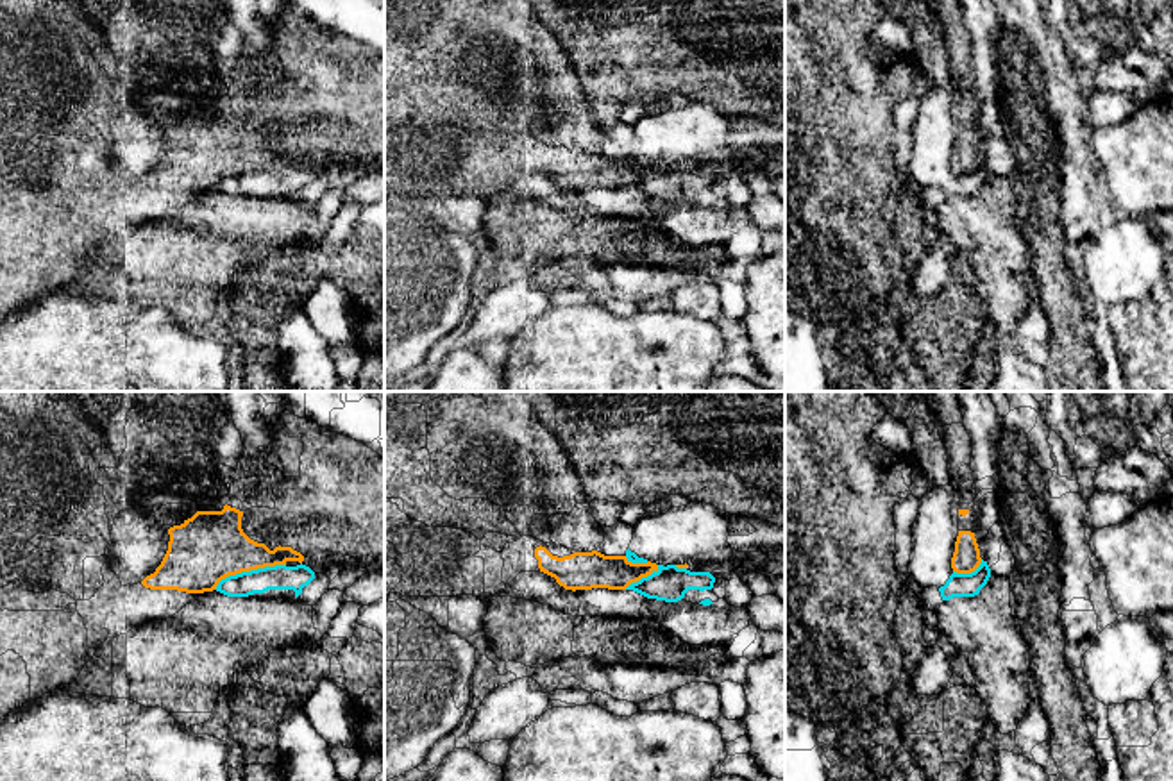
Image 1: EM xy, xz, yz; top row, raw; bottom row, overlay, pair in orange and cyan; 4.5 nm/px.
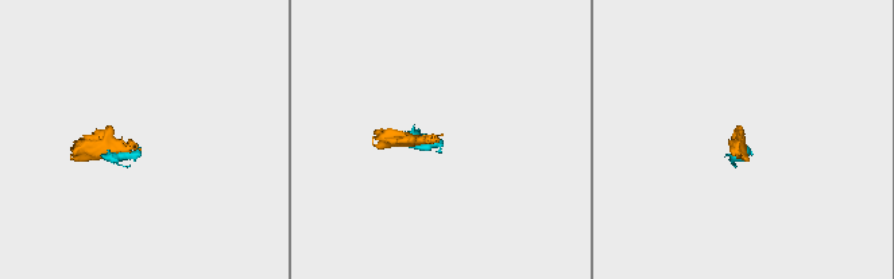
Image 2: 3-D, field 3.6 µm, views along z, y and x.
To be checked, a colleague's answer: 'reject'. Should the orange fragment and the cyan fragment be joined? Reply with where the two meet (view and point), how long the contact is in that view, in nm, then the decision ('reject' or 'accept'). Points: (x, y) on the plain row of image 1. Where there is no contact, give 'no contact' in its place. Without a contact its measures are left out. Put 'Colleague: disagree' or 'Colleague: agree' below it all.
meets orange in xy at (249, 170); contact 340 nm long; reject
Colleague: agree

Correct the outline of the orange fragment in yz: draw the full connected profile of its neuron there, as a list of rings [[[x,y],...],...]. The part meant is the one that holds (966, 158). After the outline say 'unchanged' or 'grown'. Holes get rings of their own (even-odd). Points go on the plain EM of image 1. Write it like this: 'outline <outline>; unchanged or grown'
outline [[[958,109],[958,136],[951,157],[951,168],[957,173],[971,173],[982,163],[980,148],[975,138],[976,125],[978,116],[975,111]]]; grown

